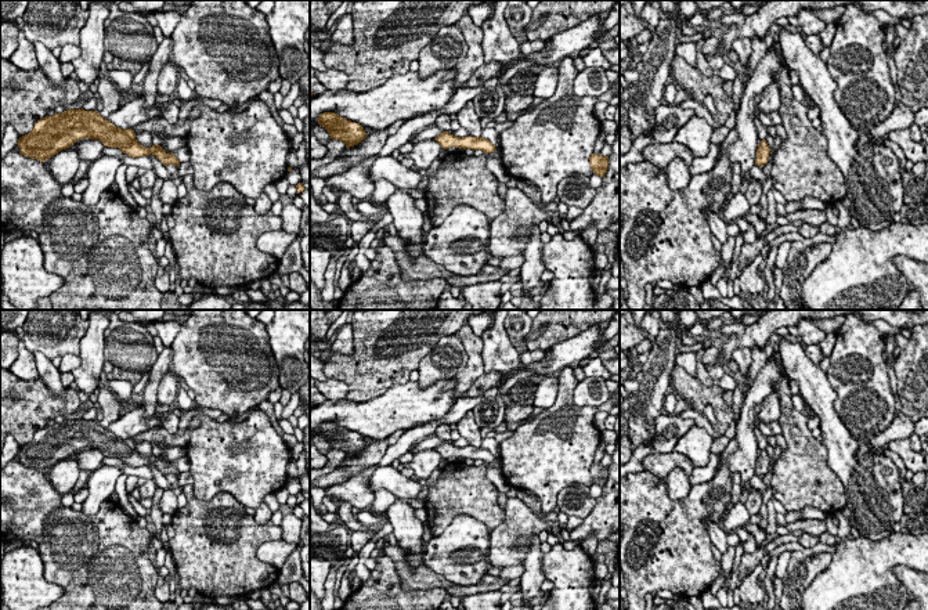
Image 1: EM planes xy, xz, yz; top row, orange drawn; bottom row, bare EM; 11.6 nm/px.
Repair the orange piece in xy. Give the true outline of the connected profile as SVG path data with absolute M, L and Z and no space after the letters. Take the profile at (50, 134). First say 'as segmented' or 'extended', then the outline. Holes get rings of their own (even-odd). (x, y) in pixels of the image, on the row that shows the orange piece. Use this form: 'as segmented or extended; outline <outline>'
as segmented; outline M66 109L62 113L46 116L35 123L30 133L19 137L19 154L46 162L62 149L72 147L82 138L100 140L104 147L119 148L129 156L140 158L155 155L165 166L180 166L173 152L166 152L160 145L142 147L134 130L119 129L104 119L97 111Z

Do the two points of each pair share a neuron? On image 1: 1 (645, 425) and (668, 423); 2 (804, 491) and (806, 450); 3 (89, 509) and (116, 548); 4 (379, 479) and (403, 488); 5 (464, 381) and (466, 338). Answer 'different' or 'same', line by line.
1: different
2: same
3: different
4: same
5: same

